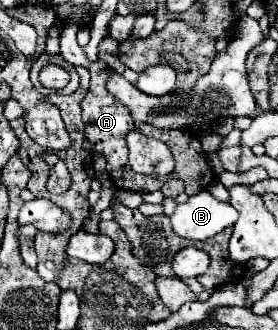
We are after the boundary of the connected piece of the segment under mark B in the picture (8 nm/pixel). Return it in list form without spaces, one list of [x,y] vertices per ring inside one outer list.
[[[202,190],[176,206],[170,224],[180,238],[200,242],[216,236],[228,226],[234,226],[236,218],[238,212],[230,204],[218,202],[210,192]]]

